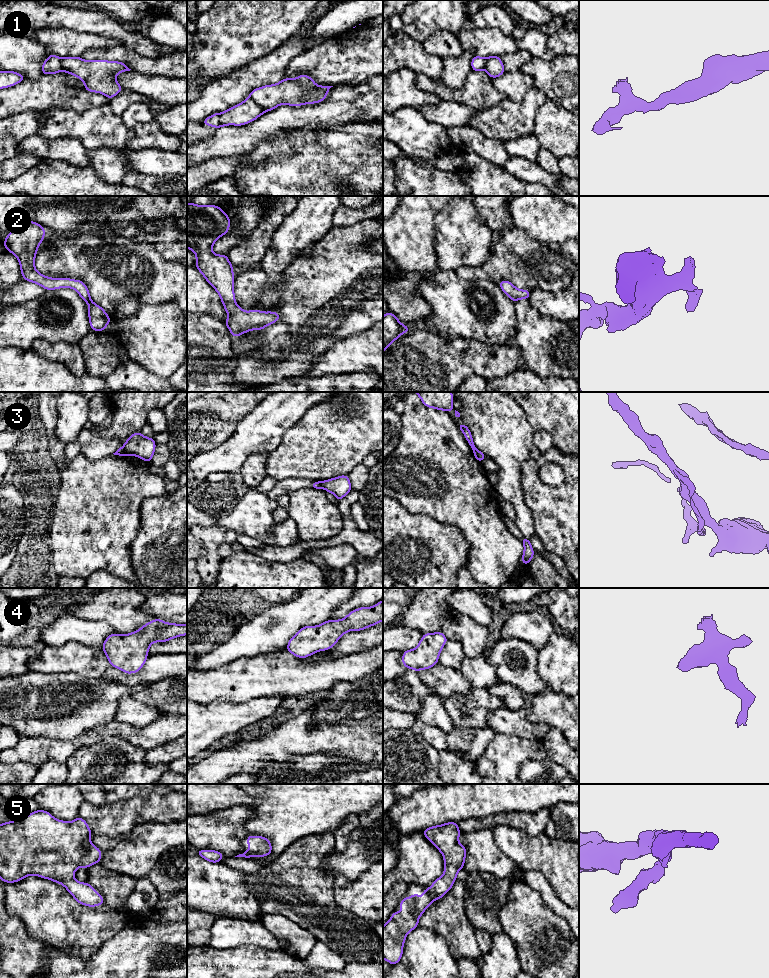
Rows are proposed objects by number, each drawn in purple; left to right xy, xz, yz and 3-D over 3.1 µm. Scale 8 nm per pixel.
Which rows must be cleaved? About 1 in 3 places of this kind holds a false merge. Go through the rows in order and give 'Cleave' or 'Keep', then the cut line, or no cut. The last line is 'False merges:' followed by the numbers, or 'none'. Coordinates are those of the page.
1: Cleave. Split along xz (249, 96), (265, 111)
2: Keep. No split
3: Cleave. Split along xy (122, 447), (126, 454)
4: Keep. No split
5: Keep. No split
False merges: 1, 3

